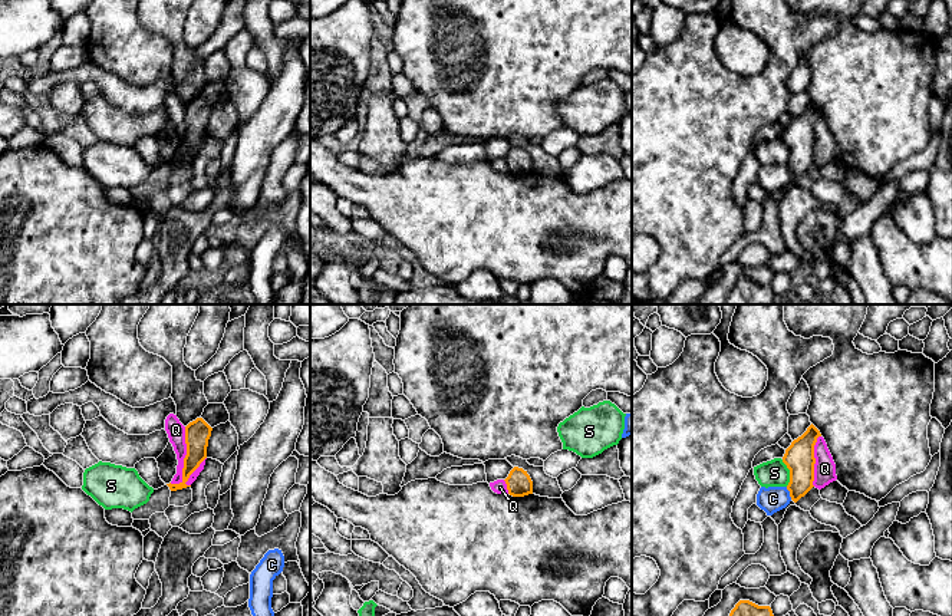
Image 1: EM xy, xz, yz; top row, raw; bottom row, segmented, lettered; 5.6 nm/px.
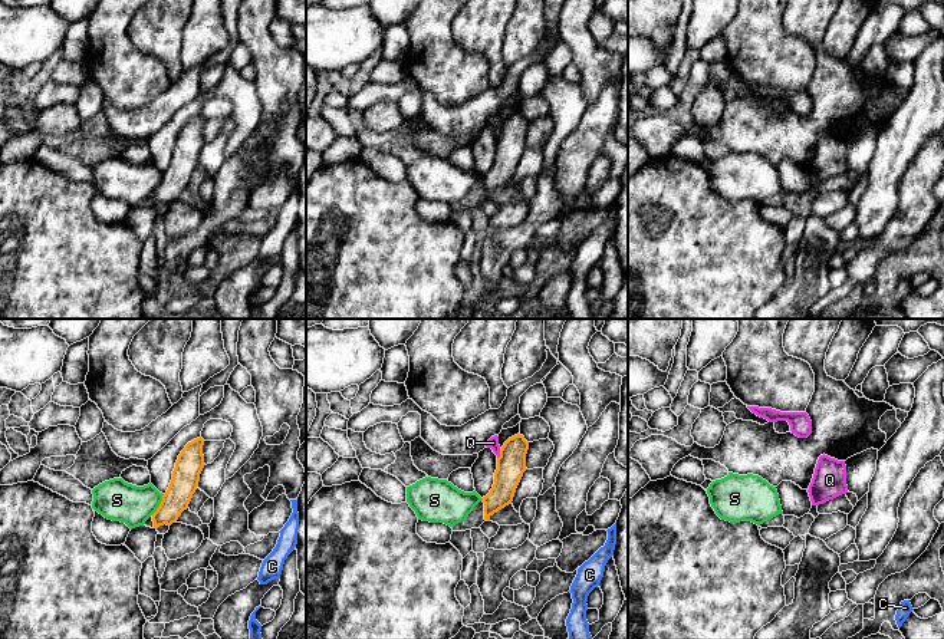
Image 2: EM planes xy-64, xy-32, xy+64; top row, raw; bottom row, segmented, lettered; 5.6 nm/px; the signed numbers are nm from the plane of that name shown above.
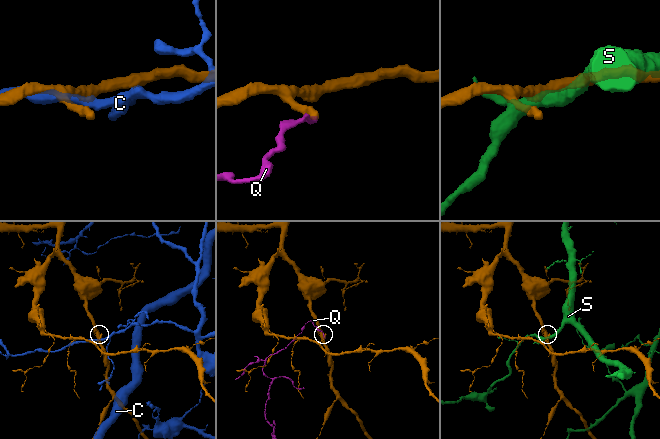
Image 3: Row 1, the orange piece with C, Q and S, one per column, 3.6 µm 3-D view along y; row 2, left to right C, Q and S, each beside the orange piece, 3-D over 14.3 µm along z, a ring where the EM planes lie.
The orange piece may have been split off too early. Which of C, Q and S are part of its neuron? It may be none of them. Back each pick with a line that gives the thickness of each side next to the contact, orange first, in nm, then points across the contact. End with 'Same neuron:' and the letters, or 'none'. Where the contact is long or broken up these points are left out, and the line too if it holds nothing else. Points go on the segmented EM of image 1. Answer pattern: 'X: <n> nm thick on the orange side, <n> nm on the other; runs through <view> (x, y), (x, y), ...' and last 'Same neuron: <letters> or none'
Same neuron: none

